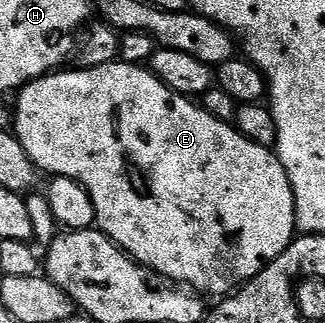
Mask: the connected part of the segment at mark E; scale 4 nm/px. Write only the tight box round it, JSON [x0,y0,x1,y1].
[16,62,298,298]

